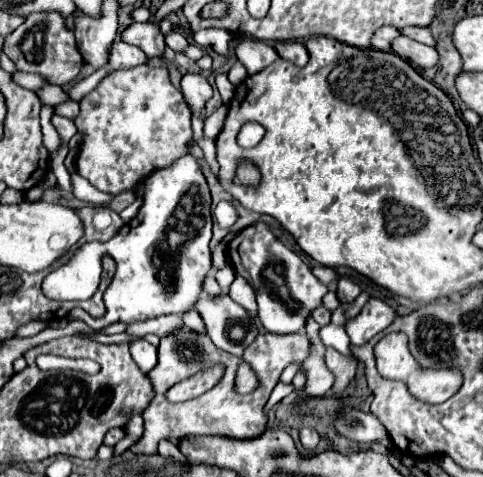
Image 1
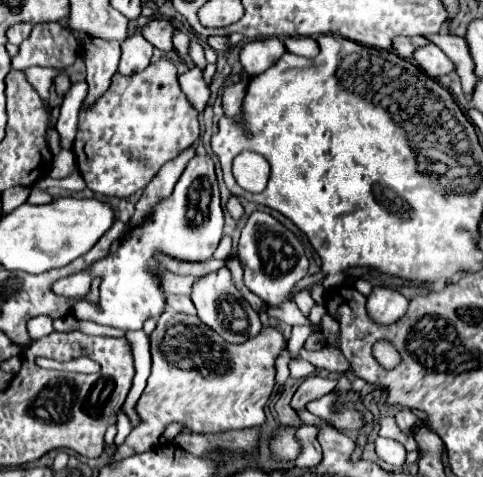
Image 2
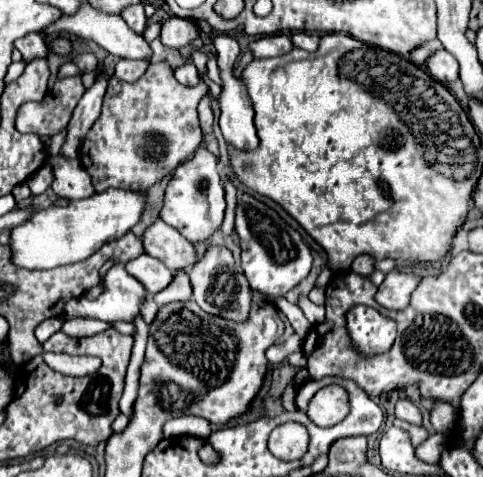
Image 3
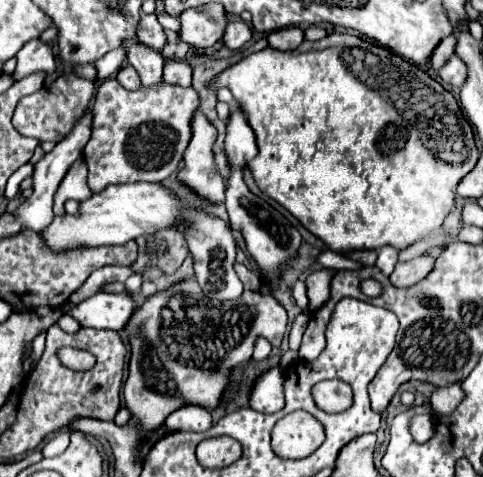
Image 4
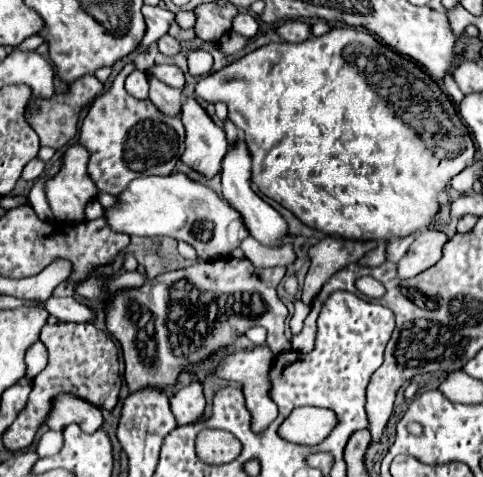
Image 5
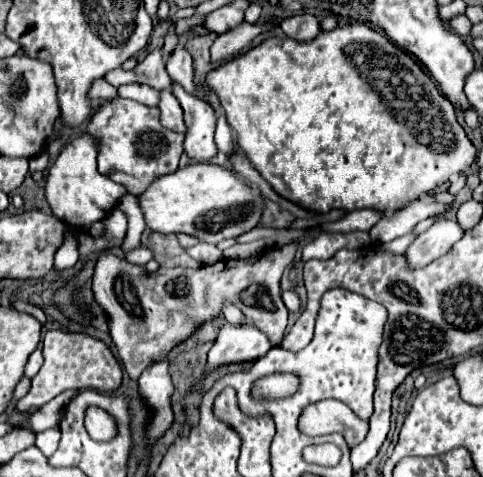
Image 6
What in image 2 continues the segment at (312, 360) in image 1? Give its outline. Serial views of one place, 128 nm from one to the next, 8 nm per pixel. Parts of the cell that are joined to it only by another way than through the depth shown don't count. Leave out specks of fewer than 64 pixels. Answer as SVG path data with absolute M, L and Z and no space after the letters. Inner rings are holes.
M308 286L308 288L304 288L300 294L296 294L296 298L294 298L294 302L298 304L298 308L302 310L302 314L304 316L308 316L308 312L310 312L310 308L314 306L314 300L312 300L312 296L310 296L310 292L312 292L312 286Z

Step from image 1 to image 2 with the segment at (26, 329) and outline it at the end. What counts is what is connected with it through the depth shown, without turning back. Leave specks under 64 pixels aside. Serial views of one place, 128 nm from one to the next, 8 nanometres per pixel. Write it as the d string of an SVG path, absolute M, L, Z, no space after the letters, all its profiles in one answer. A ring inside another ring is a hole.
M37 316L28 322L28 332L30 332L32 340L38 340L38 338L50 334L52 330L54 330L53 319L48 316Z

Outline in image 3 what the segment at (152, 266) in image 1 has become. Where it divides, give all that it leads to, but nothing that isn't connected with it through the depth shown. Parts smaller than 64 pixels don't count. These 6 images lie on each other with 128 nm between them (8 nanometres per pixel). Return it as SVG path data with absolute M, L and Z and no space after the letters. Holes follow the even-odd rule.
M198 148L196 154L182 162L174 174L172 180L166 186L166 196L164 196L164 208L160 212L160 218L174 226L186 240L190 242L202 242L206 240L216 228L220 228L222 218L224 218L224 188L220 182L220 174L216 168L216 156L210 154L204 148ZM114 264L106 278L104 278L104 292L96 300L86 300L82 298L72 298L68 300L64 308L66 318L98 318L104 322L116 322L116 320L132 320L138 310L140 302L146 296L144 286L132 278L124 266Z

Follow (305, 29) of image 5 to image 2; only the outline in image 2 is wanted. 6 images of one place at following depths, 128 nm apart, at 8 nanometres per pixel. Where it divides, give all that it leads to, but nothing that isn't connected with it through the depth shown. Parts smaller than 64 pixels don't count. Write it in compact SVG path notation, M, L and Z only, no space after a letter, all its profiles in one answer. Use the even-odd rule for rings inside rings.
M280 38L246 42L240 52L240 64L248 76L256 76L268 70L276 60L280 60L284 52L286 52L286 46Z

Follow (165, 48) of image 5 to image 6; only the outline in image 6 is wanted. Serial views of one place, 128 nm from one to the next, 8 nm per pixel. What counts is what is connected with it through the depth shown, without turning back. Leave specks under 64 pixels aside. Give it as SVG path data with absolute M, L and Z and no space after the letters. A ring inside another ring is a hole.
M178 46L172 56L168 58L166 62L166 70L168 70L168 76L182 84L182 88L190 94L196 96L196 84L194 84L194 68L192 68L192 56L182 48Z

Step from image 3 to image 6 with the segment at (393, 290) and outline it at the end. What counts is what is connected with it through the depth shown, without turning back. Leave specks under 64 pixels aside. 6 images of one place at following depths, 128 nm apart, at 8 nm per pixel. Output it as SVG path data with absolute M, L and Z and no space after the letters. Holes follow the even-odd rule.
M440 220L422 232L406 250L408 266L422 268L432 260L444 256L458 240L464 236L464 230L456 220Z

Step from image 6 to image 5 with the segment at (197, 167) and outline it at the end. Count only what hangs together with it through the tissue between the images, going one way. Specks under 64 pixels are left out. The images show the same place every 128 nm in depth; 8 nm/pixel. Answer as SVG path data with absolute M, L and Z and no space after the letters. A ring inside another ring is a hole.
M186 174L136 178L128 192L122 192L120 204L106 210L106 220L118 232L128 236L170 236L186 240L198 252L200 260L220 260L238 248L248 236L248 228L236 208L232 208L208 184L190 180Z

